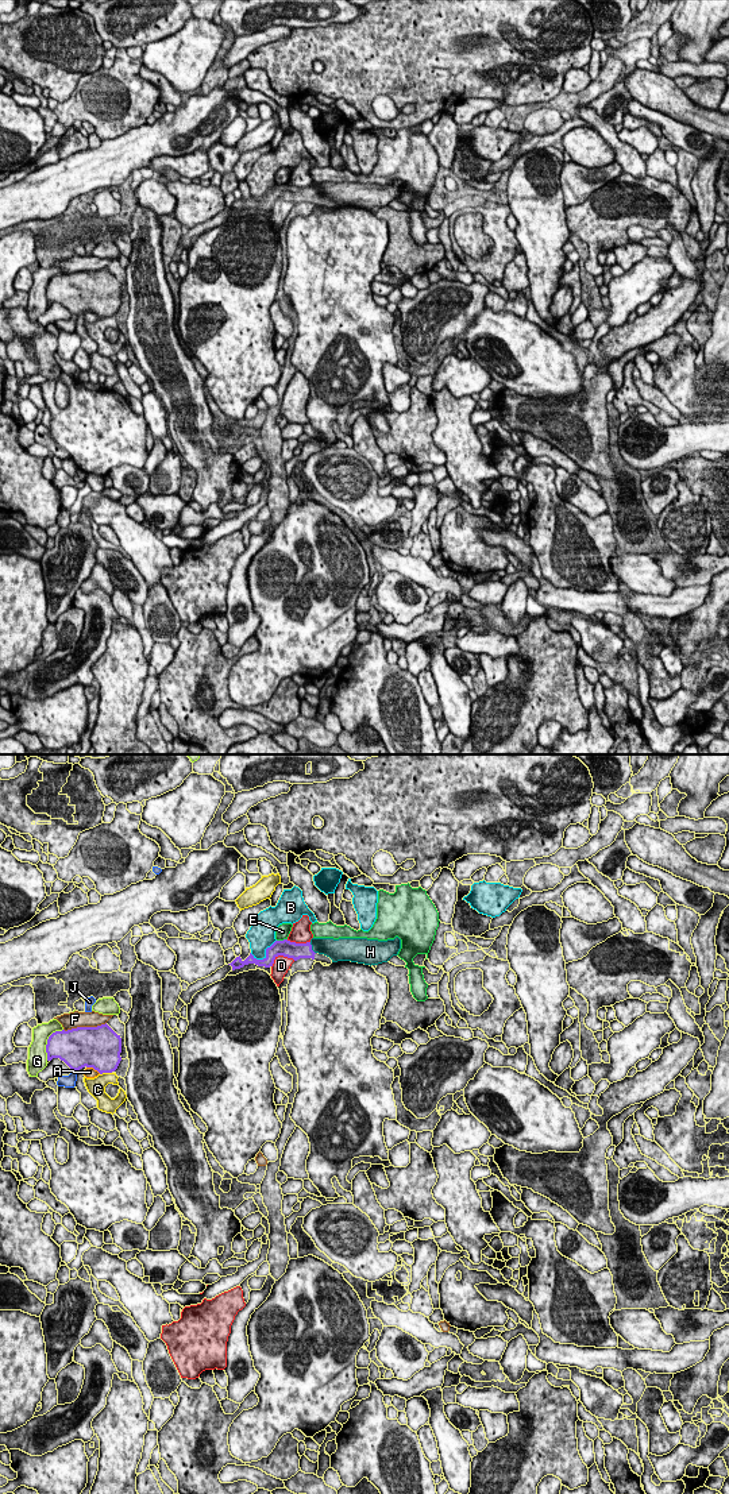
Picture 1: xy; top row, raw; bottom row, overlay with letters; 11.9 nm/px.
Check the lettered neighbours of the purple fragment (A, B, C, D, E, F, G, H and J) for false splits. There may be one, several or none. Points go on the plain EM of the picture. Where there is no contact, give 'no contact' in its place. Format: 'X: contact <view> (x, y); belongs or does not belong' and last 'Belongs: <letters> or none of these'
A: contact xy (93, 312); does not belong
B: contact xy (266, 200); does not belong
C: contact xy (105, 316); does not belong
D: contact xy (281, 199); does not belong
E: contact xy (281, 185); does not belong
F: contact xy (84, 271); does not belong
G: contact xy (47, 286); does not belong
H: contact xy (311, 192); belongs
J: contact xy (74, 313); does not belong
Belongs: H

